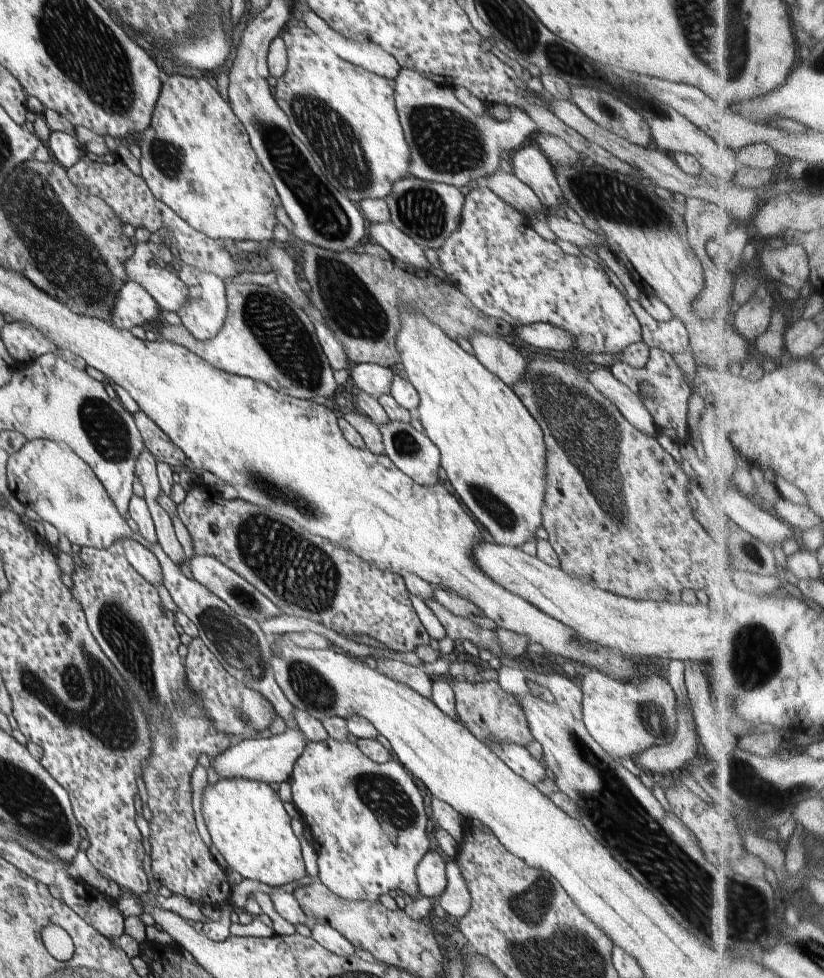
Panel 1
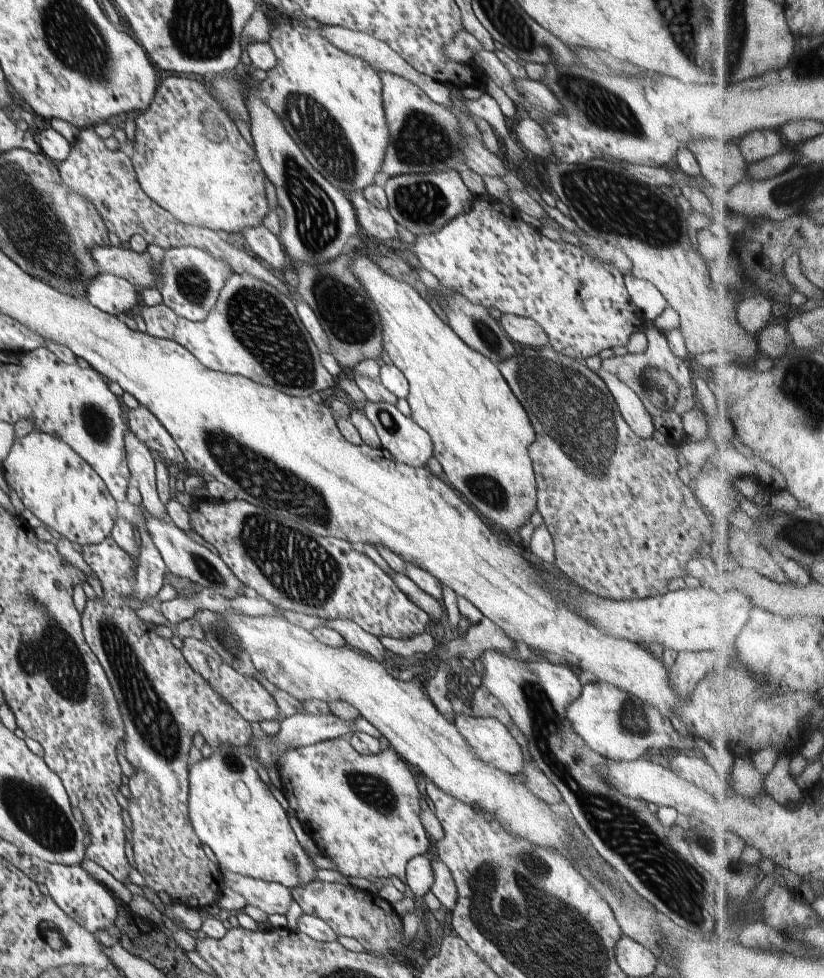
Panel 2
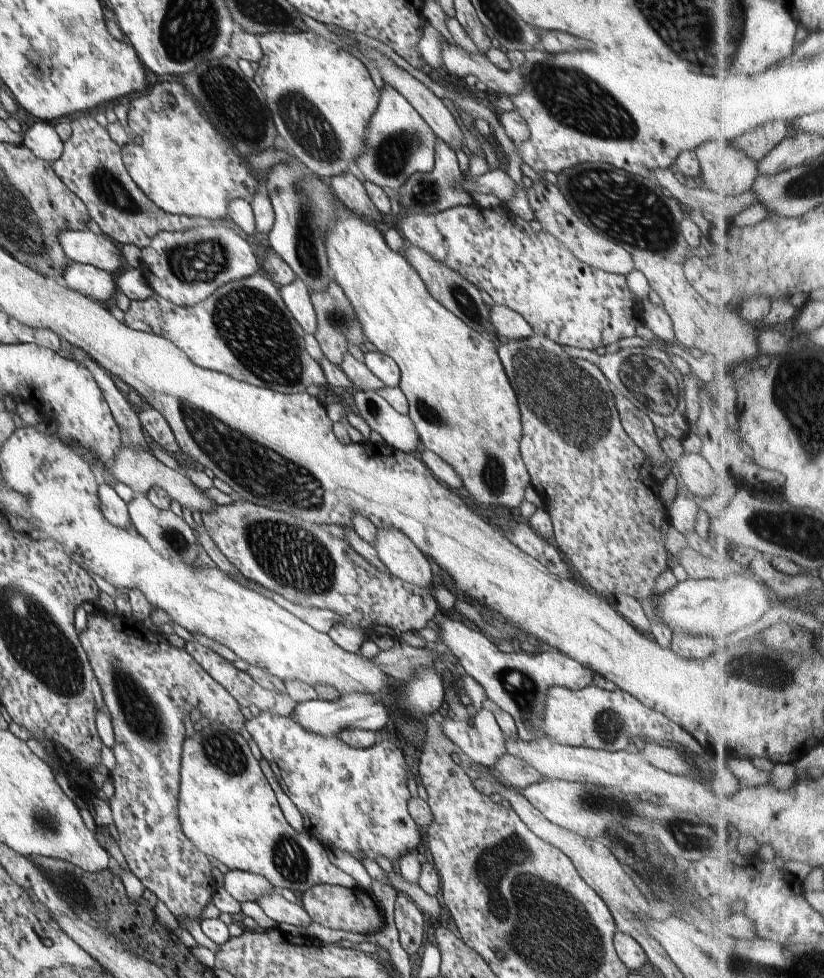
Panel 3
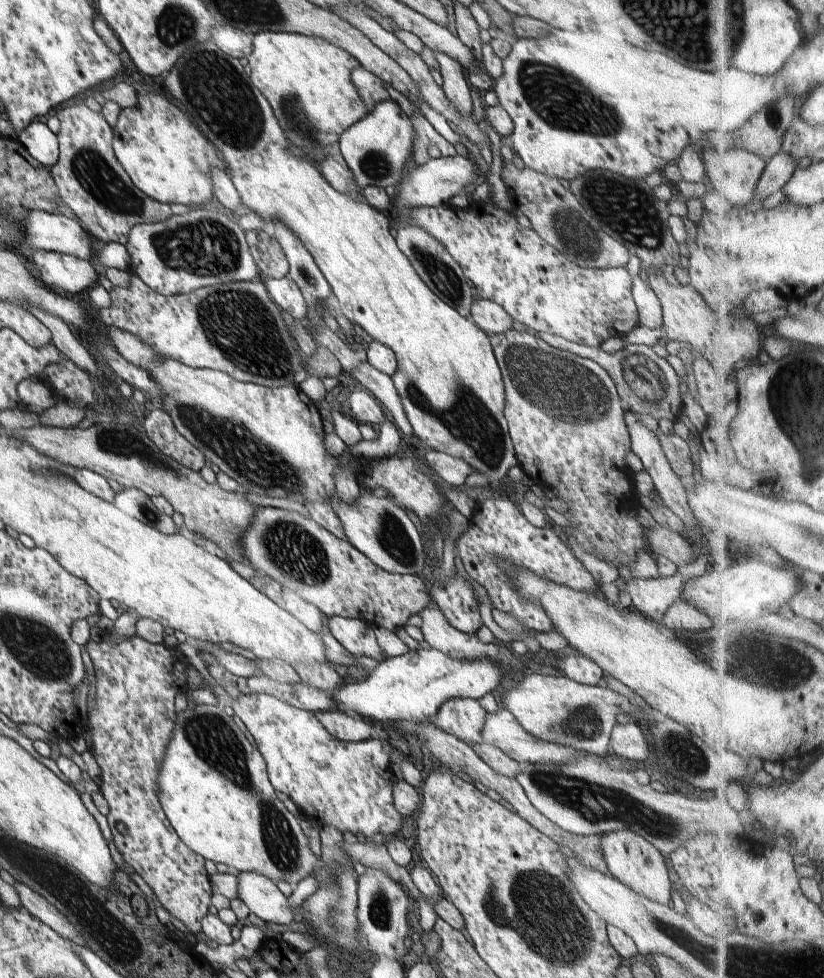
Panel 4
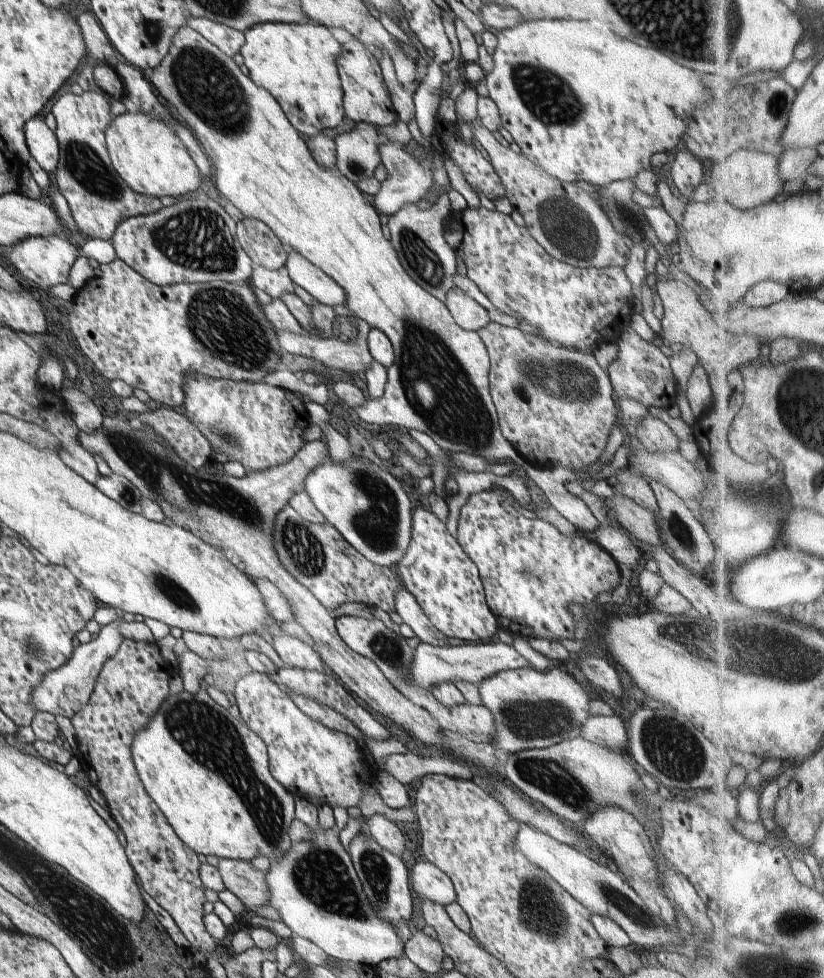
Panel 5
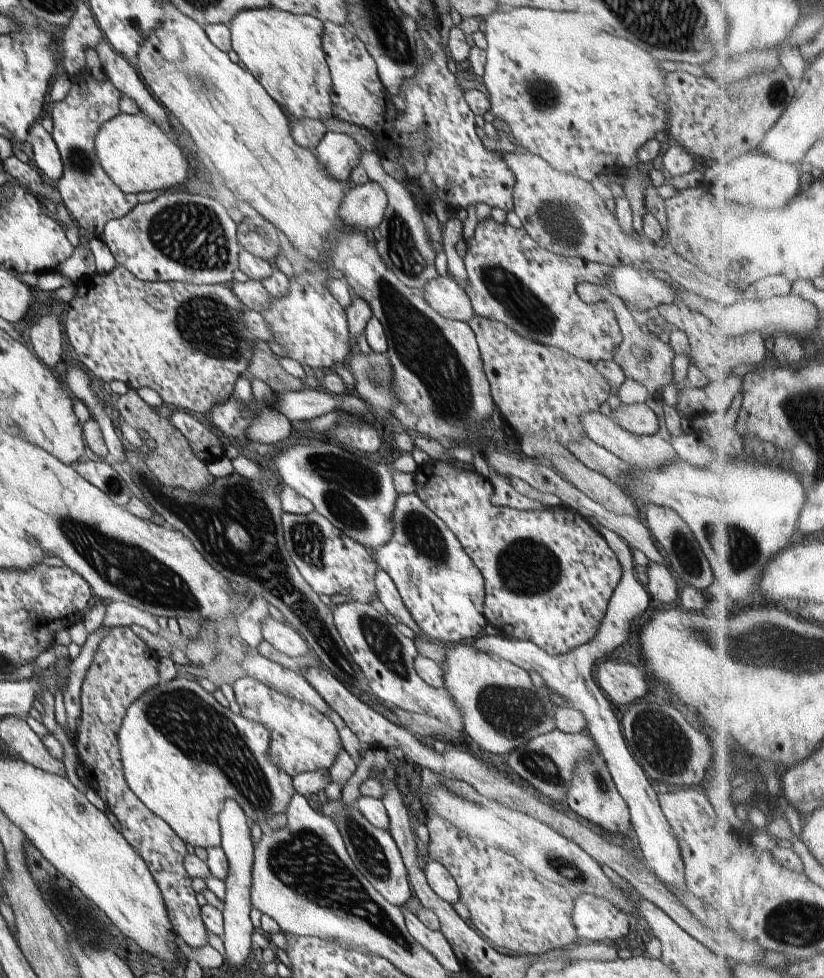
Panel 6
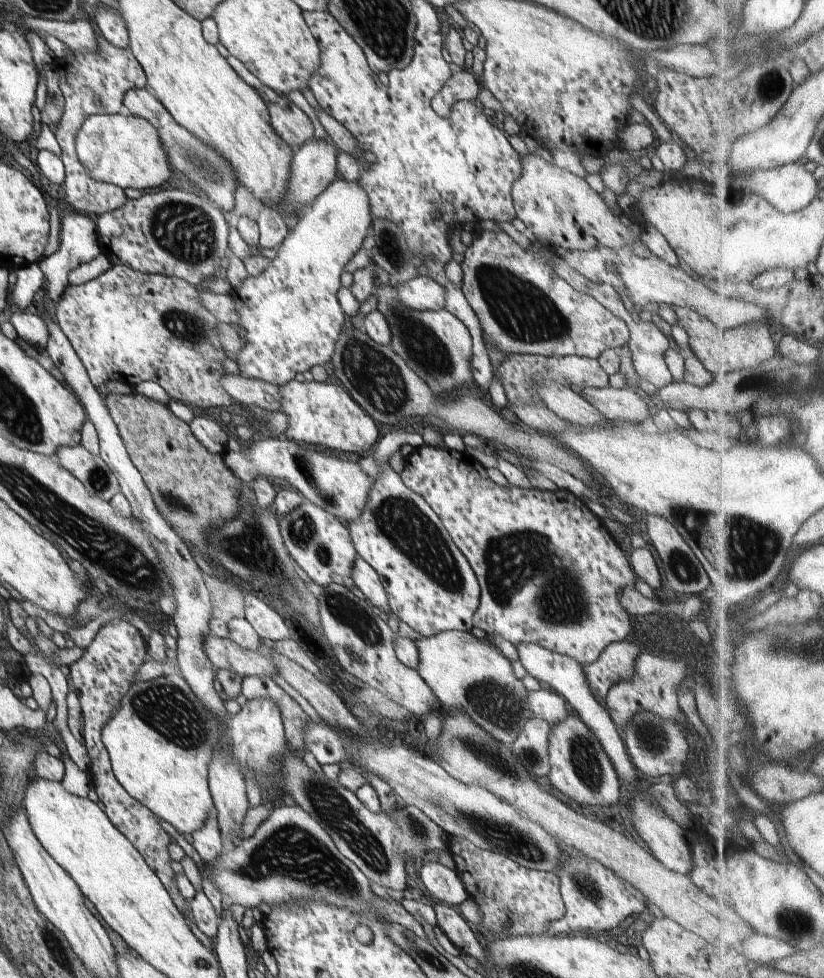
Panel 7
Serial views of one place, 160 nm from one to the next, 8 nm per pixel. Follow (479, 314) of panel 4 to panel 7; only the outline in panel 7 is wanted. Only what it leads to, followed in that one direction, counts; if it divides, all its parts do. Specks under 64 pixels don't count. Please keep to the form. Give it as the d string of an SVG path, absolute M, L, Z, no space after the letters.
M418 276L394 286L404 306L417 311L439 311L445 308L445 288L432 277Z

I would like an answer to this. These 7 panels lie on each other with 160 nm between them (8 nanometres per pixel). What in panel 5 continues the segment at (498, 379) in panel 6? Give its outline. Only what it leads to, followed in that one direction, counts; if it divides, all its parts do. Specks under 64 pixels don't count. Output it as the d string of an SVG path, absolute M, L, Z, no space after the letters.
M494 321L477 333L482 337L490 357L490 390L499 425L504 438L514 450L534 468L562 466L577 473L596 462L606 450L610 430L614 426L620 427L620 410L612 397L613 386L609 373L598 364L592 351L572 350L552 344L544 337Z

